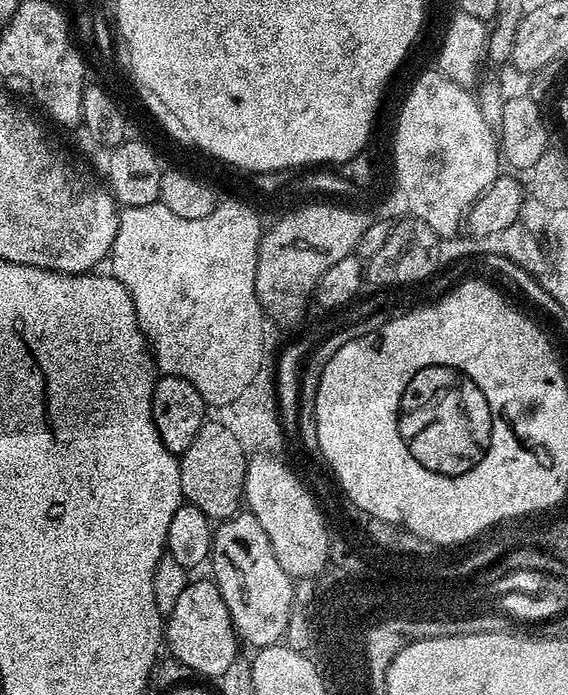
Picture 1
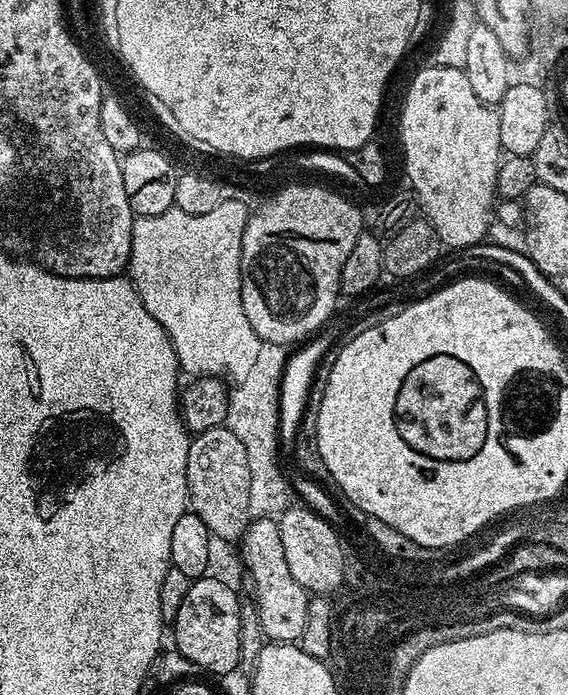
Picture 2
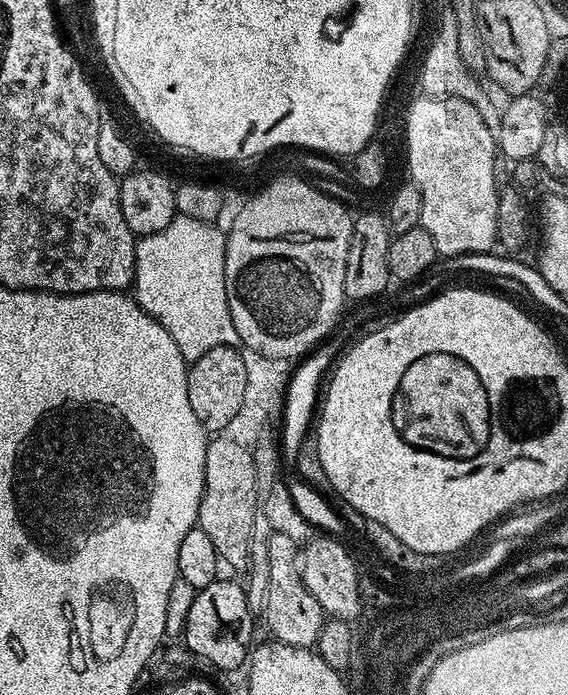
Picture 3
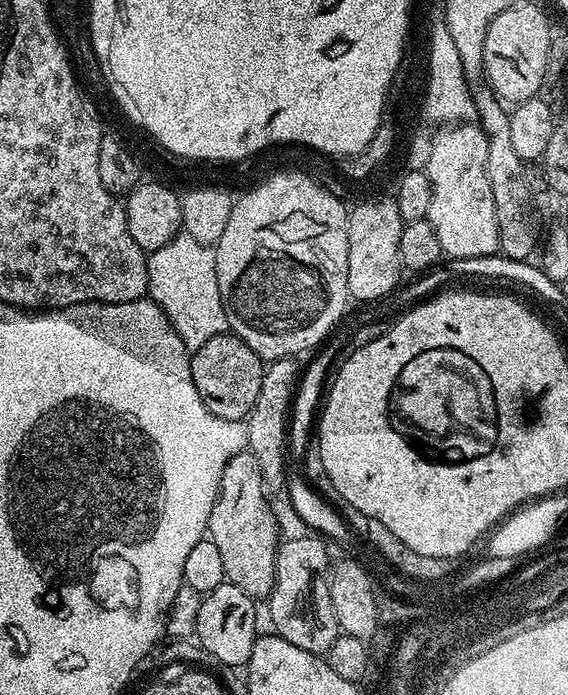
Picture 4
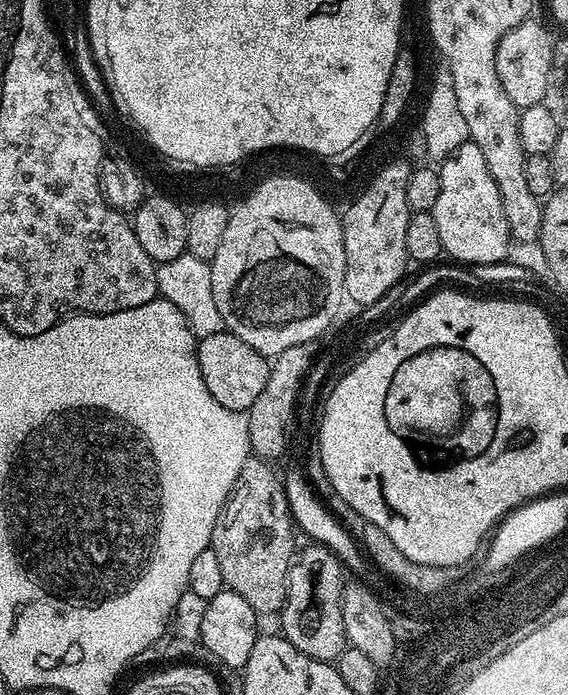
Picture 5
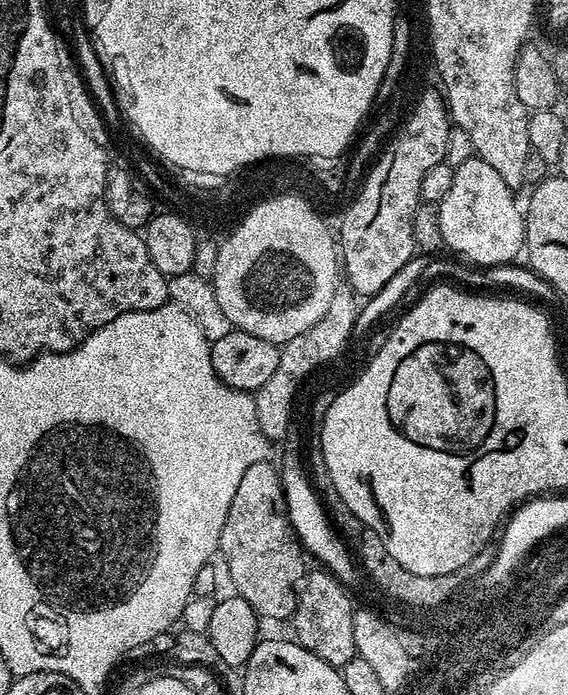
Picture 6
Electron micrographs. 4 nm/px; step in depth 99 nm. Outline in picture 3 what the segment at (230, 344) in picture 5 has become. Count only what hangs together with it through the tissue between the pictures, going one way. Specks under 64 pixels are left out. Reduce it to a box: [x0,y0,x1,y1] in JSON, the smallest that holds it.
[188,346,245,433]

